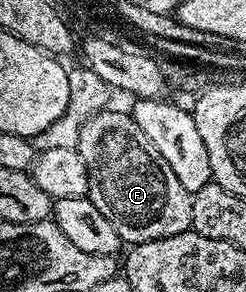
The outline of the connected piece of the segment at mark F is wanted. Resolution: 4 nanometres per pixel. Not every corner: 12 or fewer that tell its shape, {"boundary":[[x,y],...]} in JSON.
{"boundary":[[93,113],[87,197],[121,243],[191,227],[192,195],[127,113]]}

